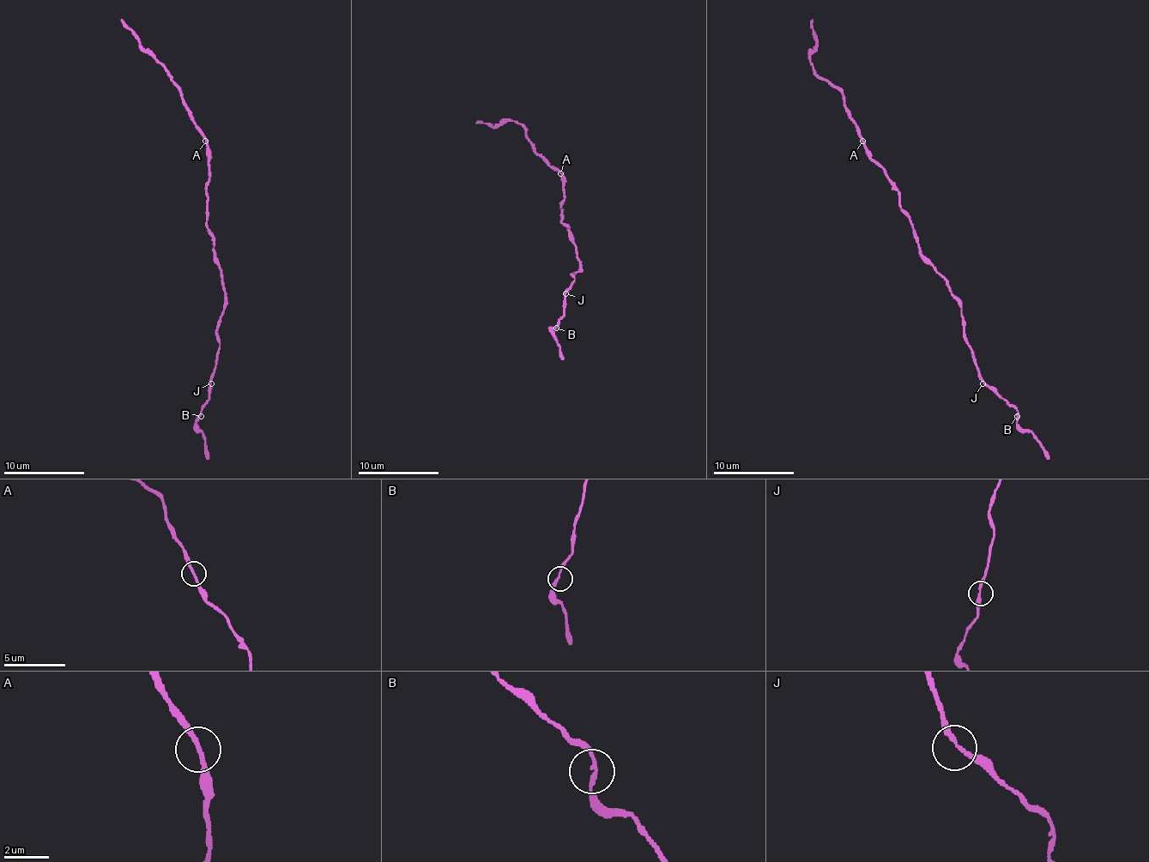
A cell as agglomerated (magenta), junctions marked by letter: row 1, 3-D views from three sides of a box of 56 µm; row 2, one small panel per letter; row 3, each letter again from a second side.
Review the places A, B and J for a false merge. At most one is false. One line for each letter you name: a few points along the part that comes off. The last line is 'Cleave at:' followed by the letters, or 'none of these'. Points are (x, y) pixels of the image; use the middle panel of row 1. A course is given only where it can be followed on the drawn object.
Cleave at: none of these

